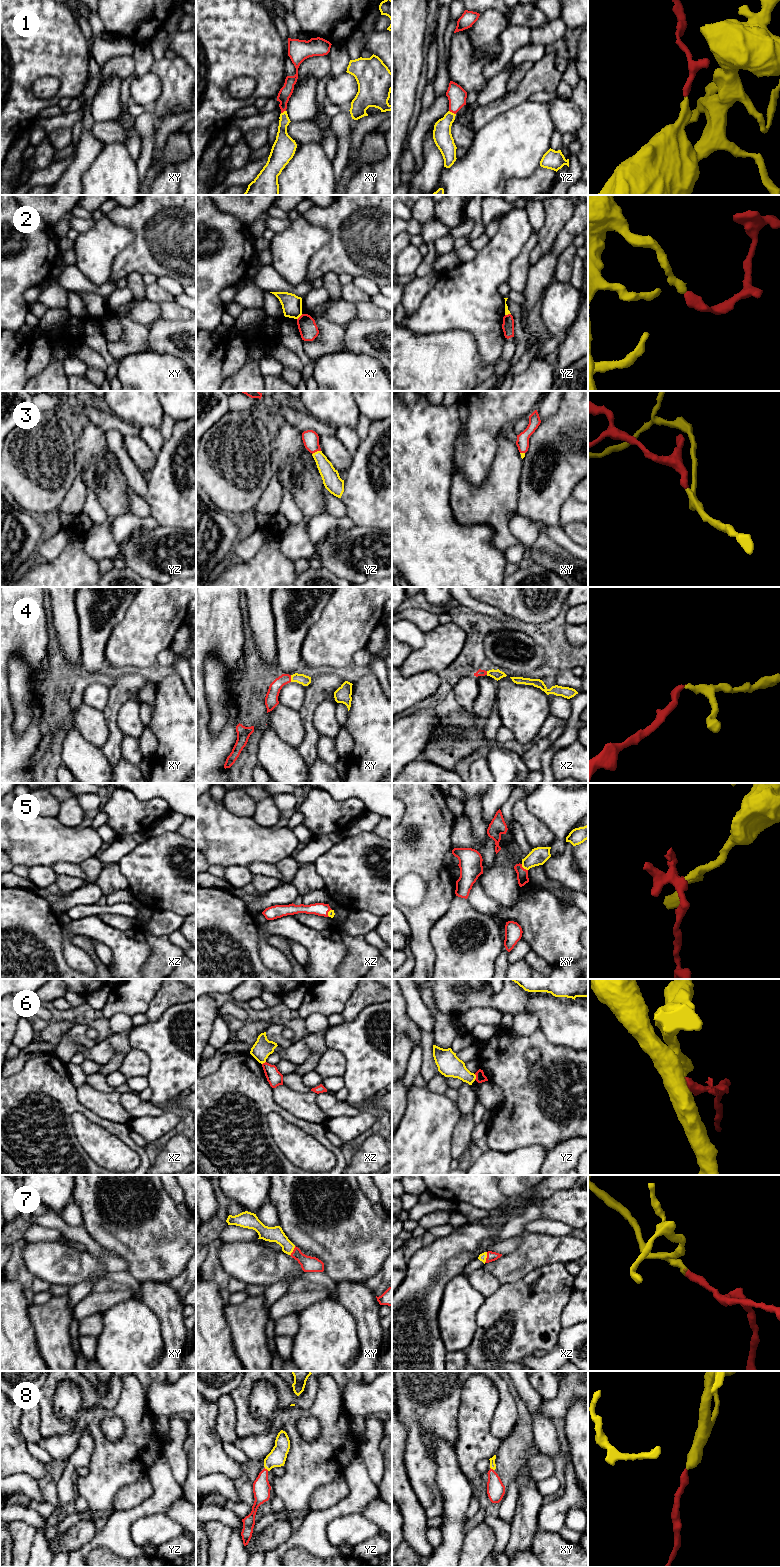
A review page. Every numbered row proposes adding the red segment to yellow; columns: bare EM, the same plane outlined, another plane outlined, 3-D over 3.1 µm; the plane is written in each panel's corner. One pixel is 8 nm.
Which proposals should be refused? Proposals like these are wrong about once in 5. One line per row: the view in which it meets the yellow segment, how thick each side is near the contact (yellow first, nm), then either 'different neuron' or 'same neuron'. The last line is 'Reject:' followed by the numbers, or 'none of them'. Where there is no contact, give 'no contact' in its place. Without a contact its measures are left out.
1: yz | 150/150 nm | same neuron
2: xy | 160/150 nm | different neuron
3: yz | 140/130 nm | same neuron
4: xy | 80/110 nm | same neuron
5: xy | 140/100 nm | same neuron
6: yz | 190/80 nm | different neuron
7: xz | 70/80 nm | same neuron
8: yz | 140/140 nm | same neuron
Reject: 2, 6

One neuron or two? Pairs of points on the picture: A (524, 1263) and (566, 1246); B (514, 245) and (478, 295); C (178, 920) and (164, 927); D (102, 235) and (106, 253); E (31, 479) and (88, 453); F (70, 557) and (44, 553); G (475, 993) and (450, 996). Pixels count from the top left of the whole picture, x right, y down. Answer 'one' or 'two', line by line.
A: one
B: one
C: one
D: one
E: two
F: two
G: one

